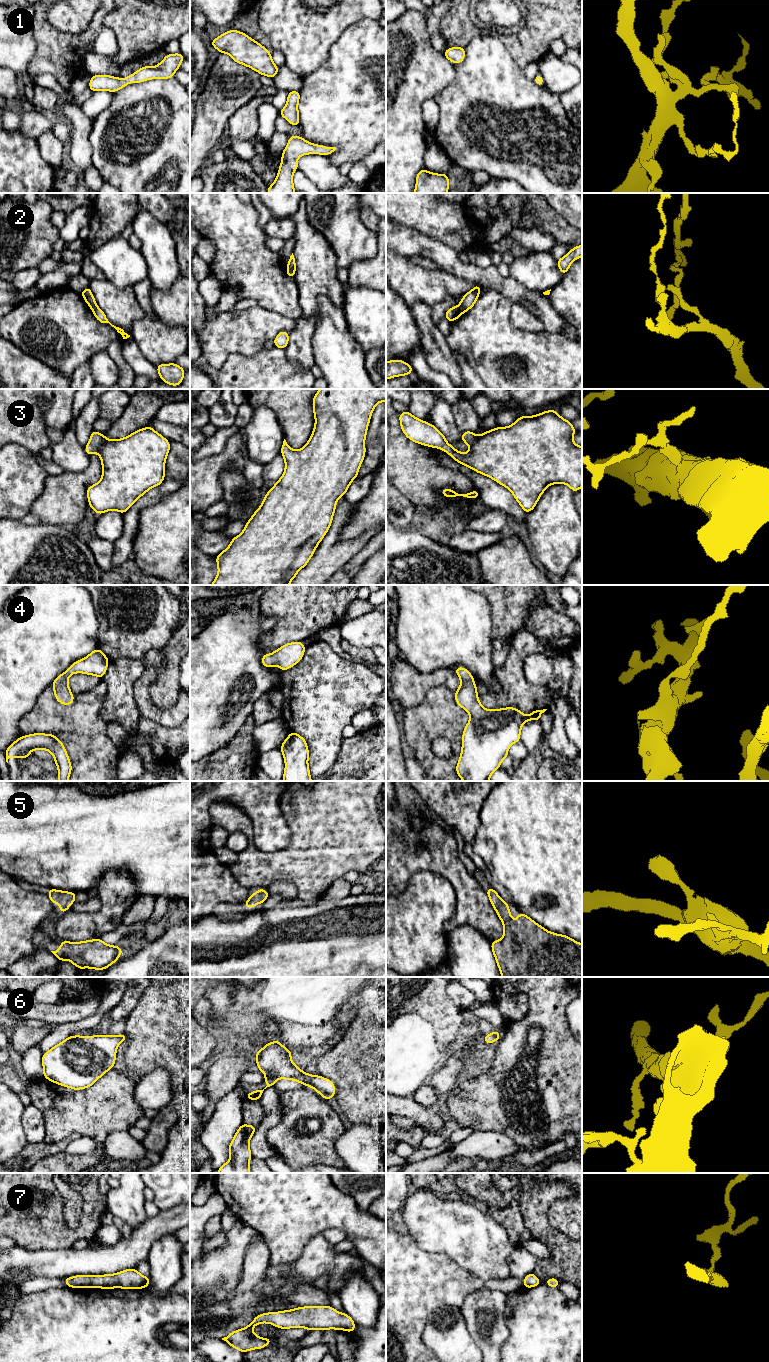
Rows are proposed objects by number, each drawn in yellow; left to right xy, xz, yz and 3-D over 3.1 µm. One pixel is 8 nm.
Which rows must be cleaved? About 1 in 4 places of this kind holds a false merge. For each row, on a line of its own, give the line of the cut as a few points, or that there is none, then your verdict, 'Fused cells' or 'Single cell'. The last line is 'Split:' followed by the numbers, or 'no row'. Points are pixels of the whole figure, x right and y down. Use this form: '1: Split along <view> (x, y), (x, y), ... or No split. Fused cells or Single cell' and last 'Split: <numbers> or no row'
1: No split. Single cell
2: Split along yz (459, 304), (465, 311). Fused cells
3: No split. Single cell
4: No split. Single cell
5: No split. Single cell
6: No split. Single cell
7: No split. Single cell
Split: 2

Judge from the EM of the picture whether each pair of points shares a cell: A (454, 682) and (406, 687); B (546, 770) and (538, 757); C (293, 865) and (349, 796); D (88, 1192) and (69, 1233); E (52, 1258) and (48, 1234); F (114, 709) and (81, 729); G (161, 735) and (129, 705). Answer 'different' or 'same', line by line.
A: same
B: different
C: same
D: same
E: different
F: different
G: different

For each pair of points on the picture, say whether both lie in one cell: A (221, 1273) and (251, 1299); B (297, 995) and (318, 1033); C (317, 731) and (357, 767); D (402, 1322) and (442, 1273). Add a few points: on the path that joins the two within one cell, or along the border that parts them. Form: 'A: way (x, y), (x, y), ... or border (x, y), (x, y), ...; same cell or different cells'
A: border (243, 1264), (241, 1279), (235, 1289); different cells
B: border (335, 1015), (321, 1025), (299, 1025), (291, 1022); different cells
C: border (345, 739), (336, 762), (328, 770); different cells
D: way (405, 1310), (430, 1285); same cell

